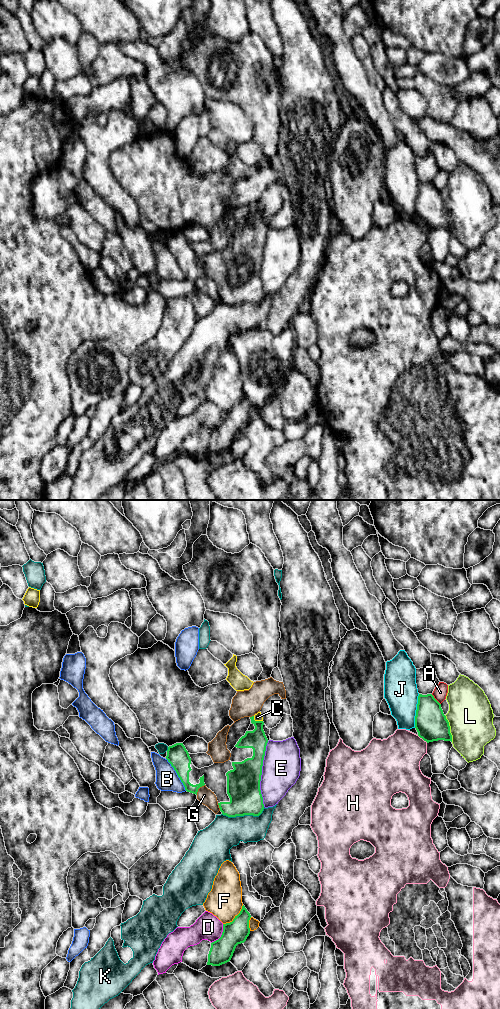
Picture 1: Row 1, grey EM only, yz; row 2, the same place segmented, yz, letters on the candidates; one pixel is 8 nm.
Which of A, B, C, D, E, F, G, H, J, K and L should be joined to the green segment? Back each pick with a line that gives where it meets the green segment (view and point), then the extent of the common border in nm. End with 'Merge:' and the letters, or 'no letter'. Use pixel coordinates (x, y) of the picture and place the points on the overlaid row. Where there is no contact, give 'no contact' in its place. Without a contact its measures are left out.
Merge: no letter

